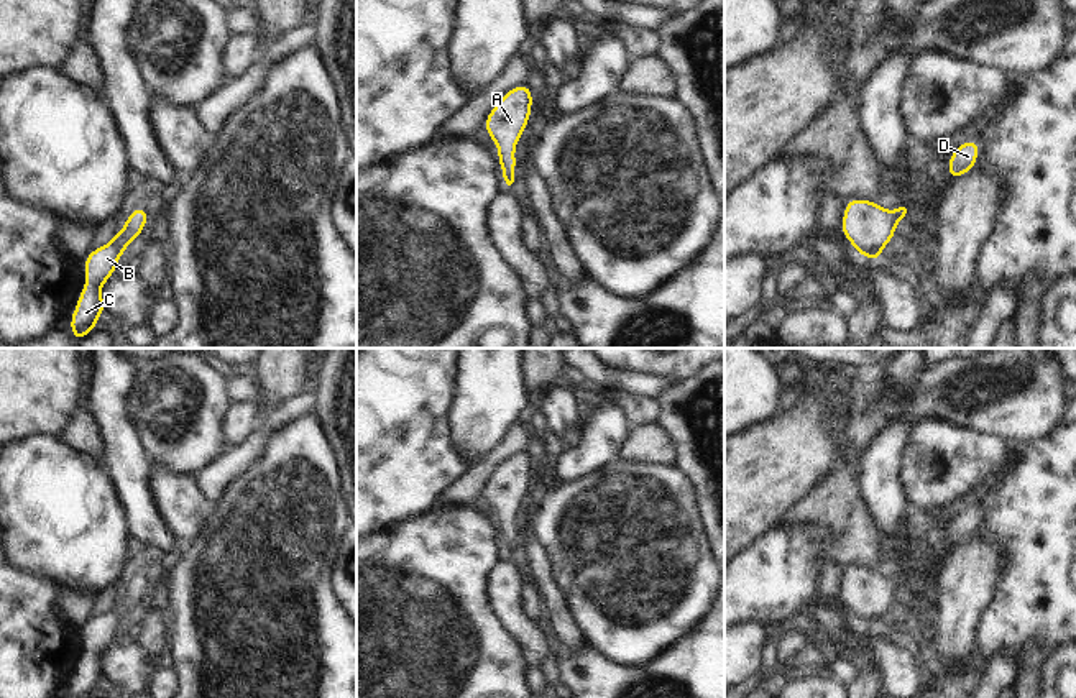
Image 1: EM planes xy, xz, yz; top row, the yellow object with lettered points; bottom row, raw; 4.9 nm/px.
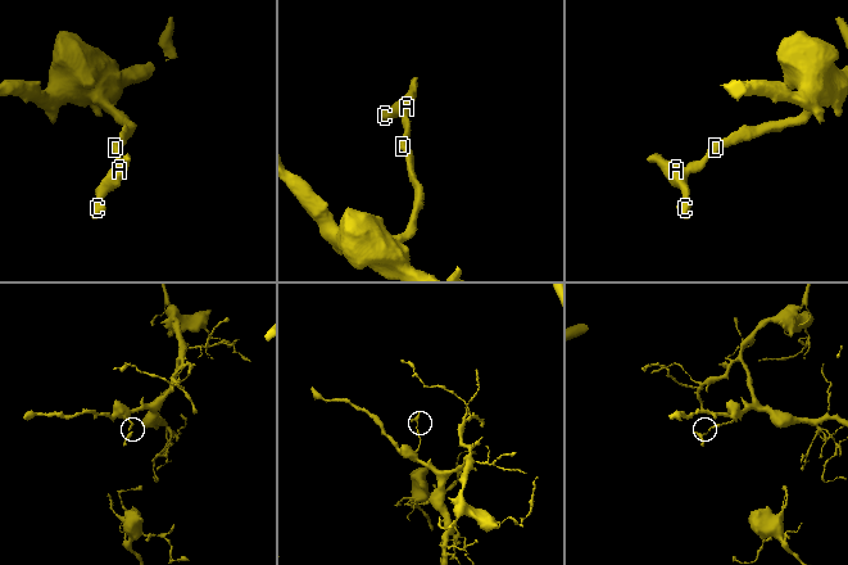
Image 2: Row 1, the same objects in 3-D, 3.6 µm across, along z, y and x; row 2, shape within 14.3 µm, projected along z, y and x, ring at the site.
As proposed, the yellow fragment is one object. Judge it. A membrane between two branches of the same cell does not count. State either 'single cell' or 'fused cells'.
single cell

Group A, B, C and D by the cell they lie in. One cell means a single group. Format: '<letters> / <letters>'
A B C D

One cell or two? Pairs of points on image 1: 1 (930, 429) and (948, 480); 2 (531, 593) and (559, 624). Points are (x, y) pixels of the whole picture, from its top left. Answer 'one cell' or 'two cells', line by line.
1: one cell
2: two cells

